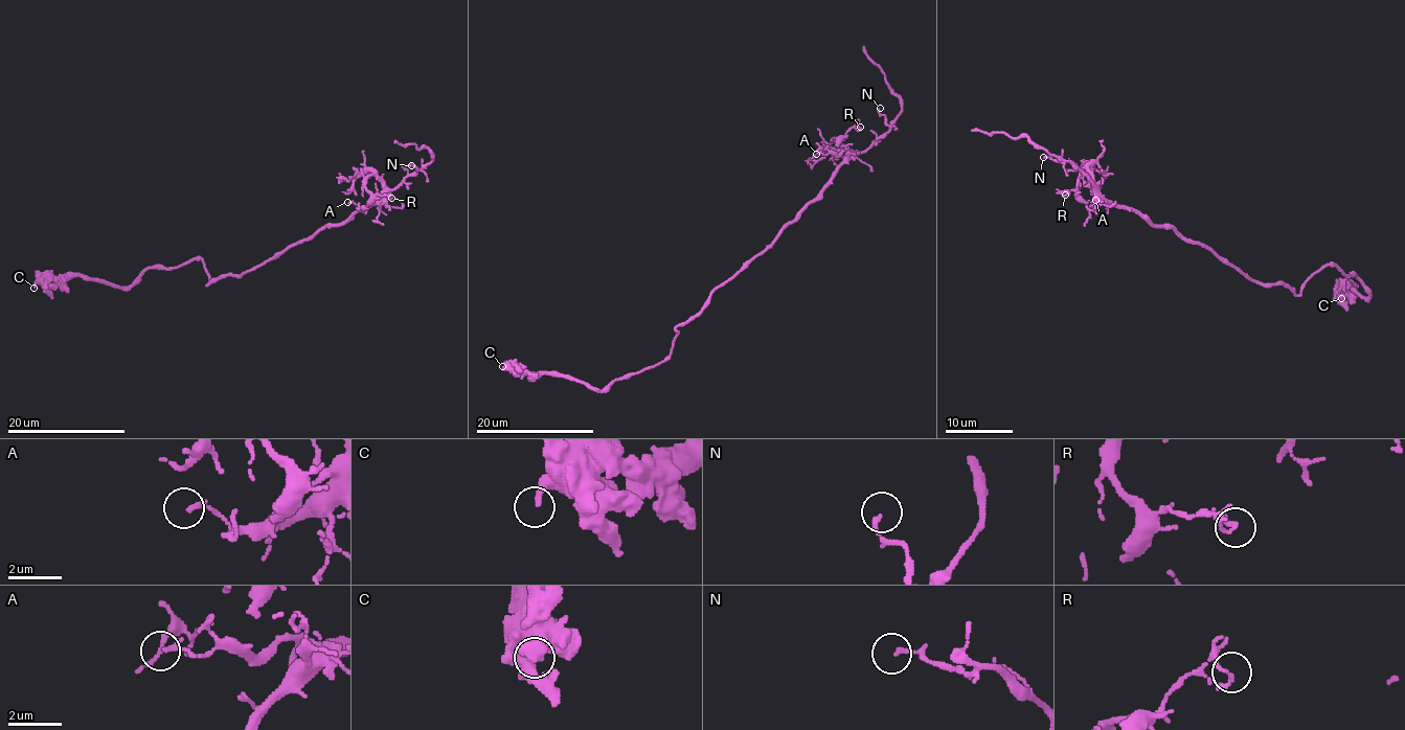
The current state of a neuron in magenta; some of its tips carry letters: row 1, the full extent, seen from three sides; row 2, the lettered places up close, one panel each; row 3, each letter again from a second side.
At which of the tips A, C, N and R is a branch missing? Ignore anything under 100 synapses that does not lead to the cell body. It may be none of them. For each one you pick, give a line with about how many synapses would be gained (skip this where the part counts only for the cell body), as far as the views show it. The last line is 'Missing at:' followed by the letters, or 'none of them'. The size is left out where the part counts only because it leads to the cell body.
Missing at: none of them

